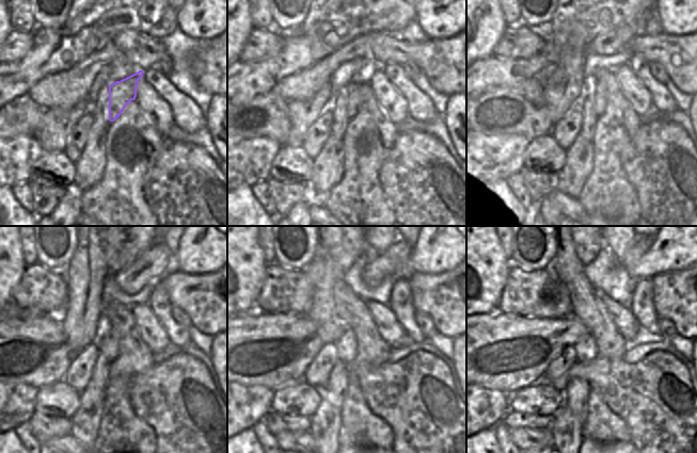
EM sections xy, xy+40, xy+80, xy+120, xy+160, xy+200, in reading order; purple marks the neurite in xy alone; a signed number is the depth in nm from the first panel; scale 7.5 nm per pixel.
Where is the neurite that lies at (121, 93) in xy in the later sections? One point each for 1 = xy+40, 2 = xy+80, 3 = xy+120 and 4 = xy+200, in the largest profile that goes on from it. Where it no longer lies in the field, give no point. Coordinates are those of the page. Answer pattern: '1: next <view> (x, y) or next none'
1: next xy+40 (353, 106)
2: next xy+80 (588, 93)
3: next xy+120 (107, 343)
4: next xy+200 (586, 349)

